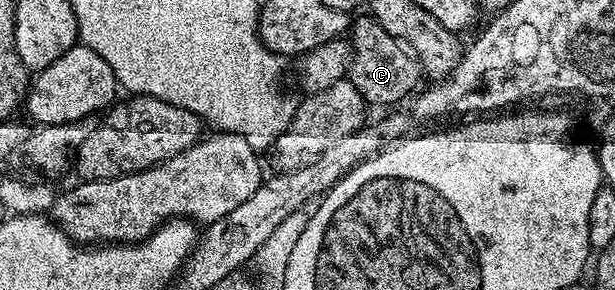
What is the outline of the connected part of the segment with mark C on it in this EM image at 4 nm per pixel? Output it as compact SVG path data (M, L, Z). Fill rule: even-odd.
M356 16L349 29L349 44L353 50L353 56L351 65L347 68L347 77L353 83L353 87L357 87L357 91L363 96L363 100L368 106L398 106L395 105L398 101L405 100L407 96L410 98L420 88L419 63L399 40L393 35L389 35L389 31L385 31L385 27L381 27L375 22L374 17L362 16Z

